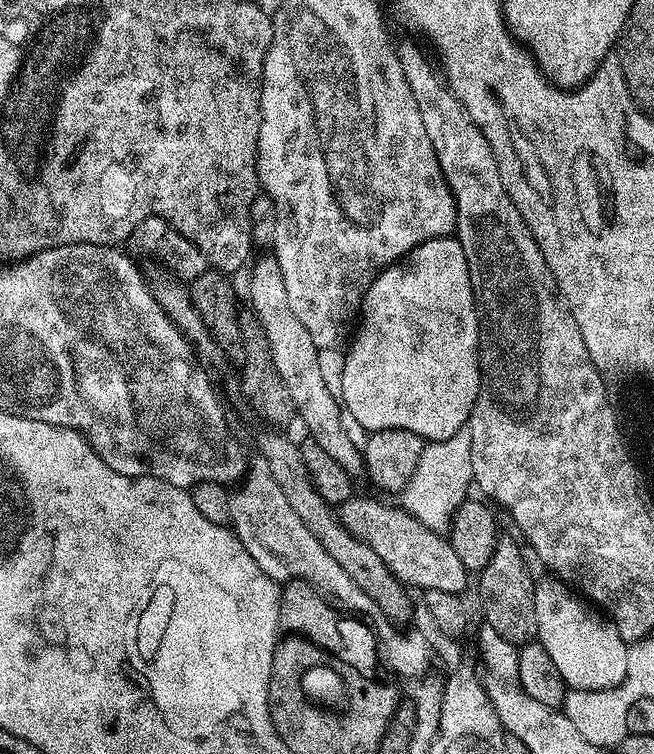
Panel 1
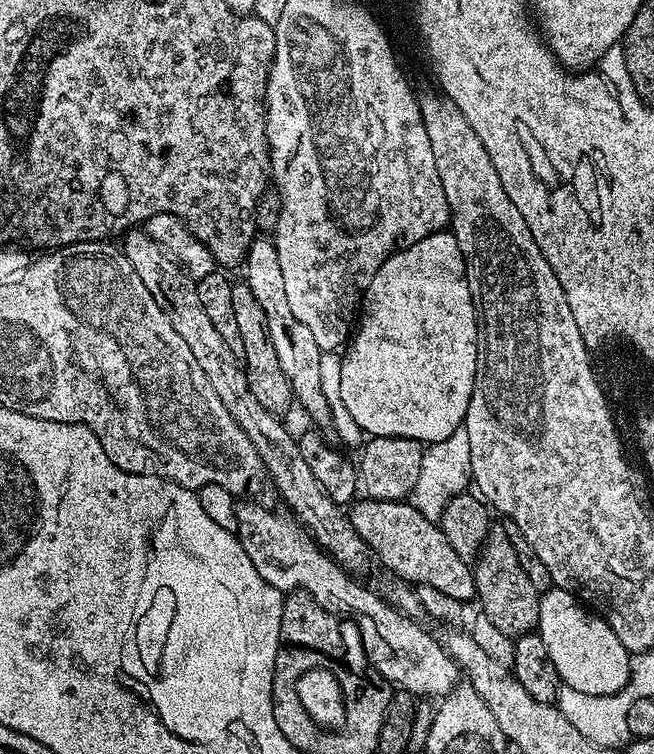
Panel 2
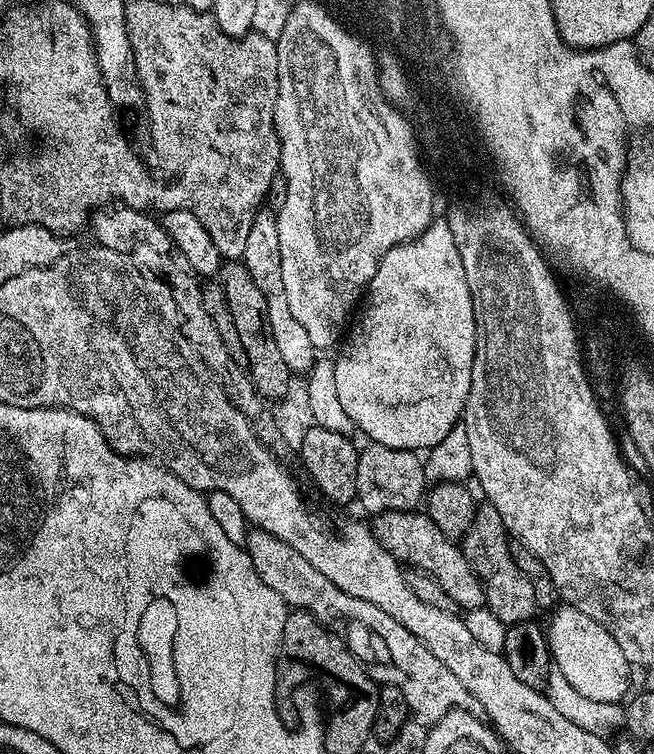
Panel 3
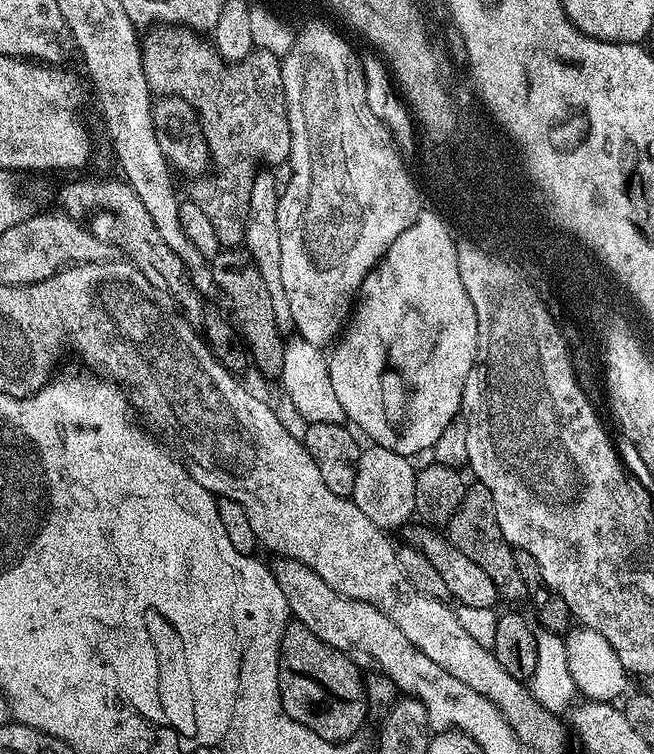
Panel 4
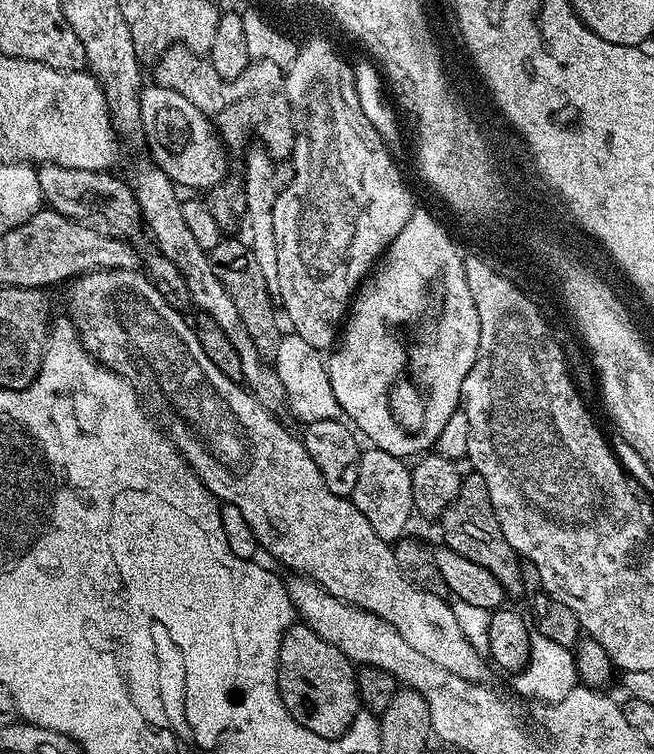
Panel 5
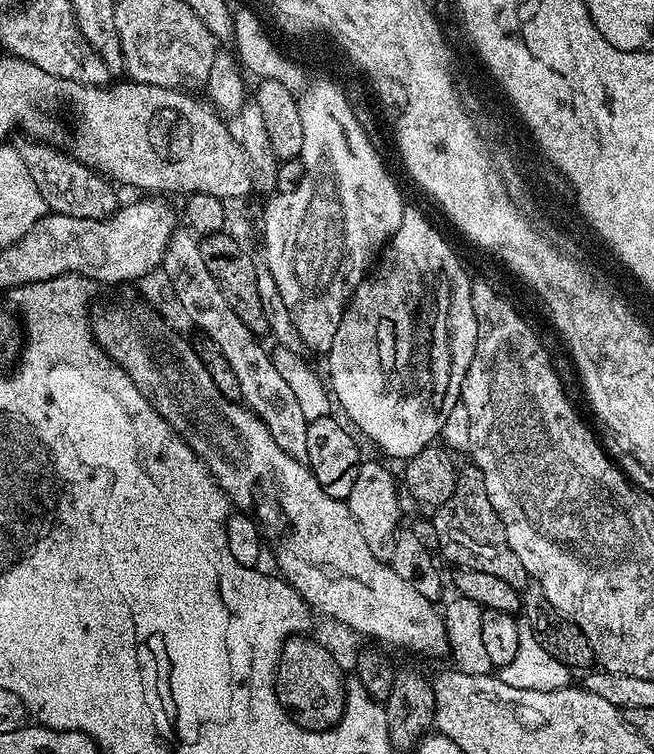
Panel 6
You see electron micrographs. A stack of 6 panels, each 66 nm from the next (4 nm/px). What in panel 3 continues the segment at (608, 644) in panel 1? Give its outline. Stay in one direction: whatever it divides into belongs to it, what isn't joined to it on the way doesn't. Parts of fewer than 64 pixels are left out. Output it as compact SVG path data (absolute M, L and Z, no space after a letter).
M561 603L559 607L552 621L546 624L548 649L552 651L555 671L560 672L562 678L566 678L566 682L570 682L570 686L582 694L582 698L590 698L590 702L620 704L629 695L630 665L626 654L622 654L618 642L610 638L606 626L594 622L594 618L582 614L582 610L574 606Z

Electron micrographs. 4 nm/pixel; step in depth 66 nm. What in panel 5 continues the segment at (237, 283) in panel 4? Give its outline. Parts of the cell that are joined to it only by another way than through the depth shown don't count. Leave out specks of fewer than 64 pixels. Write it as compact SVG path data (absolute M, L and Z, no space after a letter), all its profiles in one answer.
M236 238L221 239L218 246L207 249L208 261L214 270L214 275L218 277L218 282L222 282L226 294L230 294L231 300L234 301L234 307L238 309L238 318L242 318L242 326L246 326L246 334L250 334L254 346L258 348L261 356L275 357L280 345L282 329L276 325L278 308L274 303L273 293L269 292L266 286L266 278L262 278L258 258L254 258L251 248L243 239L232 239Z

